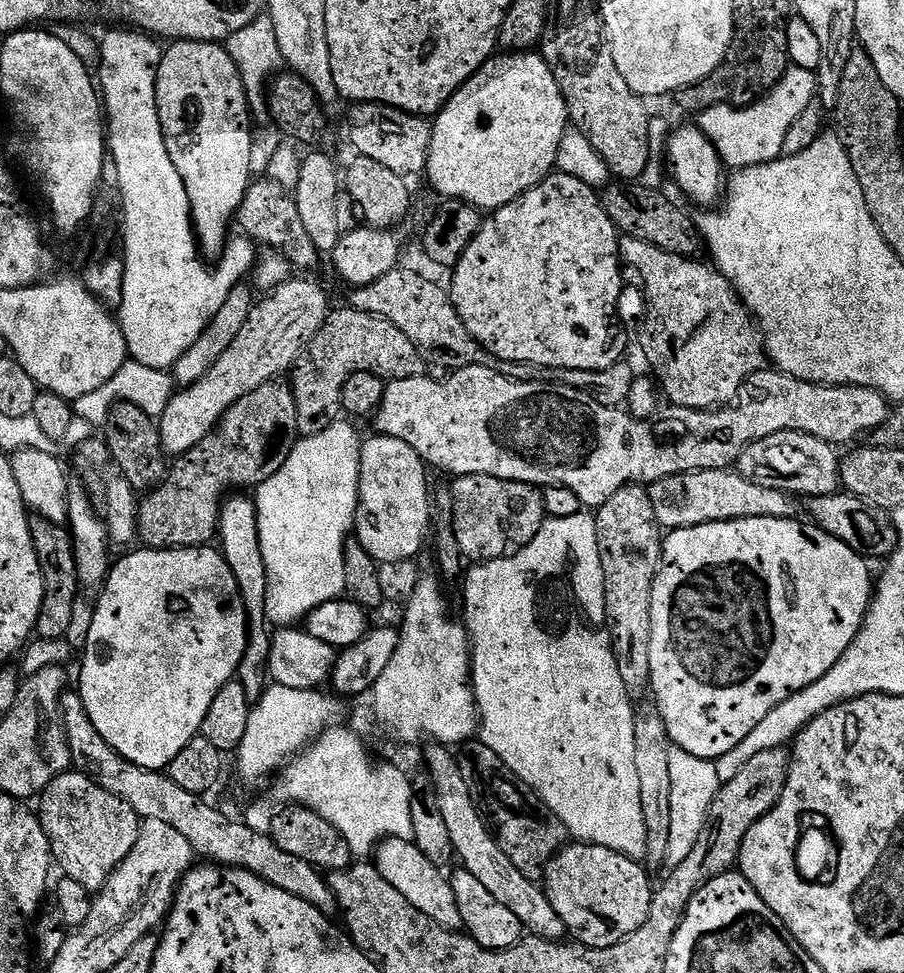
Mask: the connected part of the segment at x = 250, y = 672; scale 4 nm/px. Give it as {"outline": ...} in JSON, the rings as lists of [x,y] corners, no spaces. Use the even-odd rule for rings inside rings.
{"outline":[[[251,499],[234,501],[232,512],[228,512],[228,510],[221,511],[218,536],[219,539],[224,539],[222,555],[225,565],[230,569],[231,579],[238,585],[238,596],[243,603],[244,611],[249,617],[252,617],[248,621],[248,648],[244,651],[244,657],[240,659],[238,683],[241,684],[245,692],[259,694],[266,687],[266,665],[270,647],[270,632],[264,629],[265,621],[260,619],[260,617],[264,616],[264,563],[260,553],[256,509]]]}

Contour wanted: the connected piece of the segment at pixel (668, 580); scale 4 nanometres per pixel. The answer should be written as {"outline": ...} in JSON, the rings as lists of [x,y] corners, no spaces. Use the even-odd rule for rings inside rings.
{"outline":[[[738,518],[699,524],[689,528],[669,531],[662,540],[660,569],[652,583],[652,601],[650,602],[650,692],[656,695],[655,707],[658,709],[673,745],[703,760],[717,761],[722,754],[730,754],[774,706],[786,702],[796,692],[818,682],[846,654],[846,650],[860,633],[868,606],[872,603],[874,576],[868,573],[869,561],[859,552],[846,546],[838,538],[826,534],[816,524],[803,519],[786,518]]]}

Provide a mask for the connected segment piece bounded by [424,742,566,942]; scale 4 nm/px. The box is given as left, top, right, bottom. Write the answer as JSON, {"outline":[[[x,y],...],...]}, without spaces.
{"outline":[[[432,742],[429,745],[424,752],[424,760],[428,763],[426,772],[431,777],[433,787],[436,788],[438,807],[442,812],[443,821],[446,822],[447,833],[450,834],[455,859],[460,859],[459,863],[467,872],[474,874],[474,878],[478,878],[478,882],[482,882],[482,886],[486,886],[486,890],[490,890],[490,894],[494,894],[494,898],[498,898],[498,902],[502,902],[506,910],[511,910],[525,933],[539,936],[542,940],[563,941],[566,929],[562,918],[548,901],[547,891],[542,890],[537,881],[526,878],[526,874],[521,874],[515,868],[514,862],[510,862],[510,858],[502,854],[481,809],[472,799],[472,791],[468,789],[466,782],[462,782],[462,770],[458,770],[455,755],[439,742]]]}

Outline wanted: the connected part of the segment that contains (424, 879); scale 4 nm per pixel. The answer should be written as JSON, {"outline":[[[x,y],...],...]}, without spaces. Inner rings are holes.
{"outline":[[[393,836],[381,840],[374,849],[374,863],[382,878],[386,878],[386,882],[390,882],[390,886],[394,886],[394,890],[398,890],[398,894],[410,902],[410,906],[422,910],[426,918],[435,920],[449,930],[461,927],[460,911],[451,879],[447,875],[443,876],[438,870],[440,868],[430,858],[426,858],[412,840],[399,840]]]}

